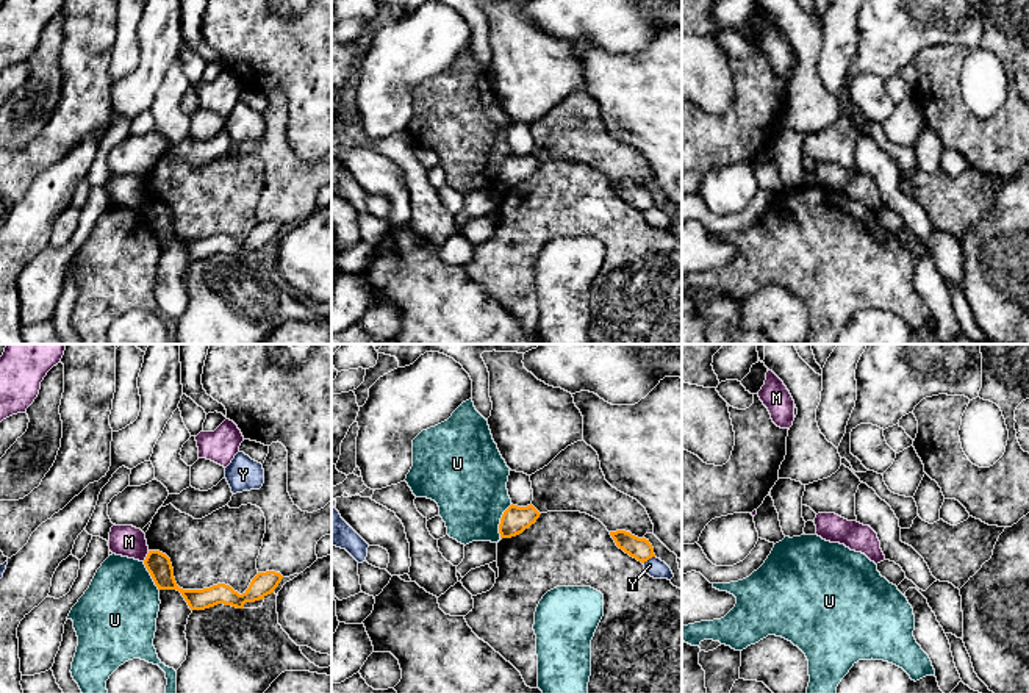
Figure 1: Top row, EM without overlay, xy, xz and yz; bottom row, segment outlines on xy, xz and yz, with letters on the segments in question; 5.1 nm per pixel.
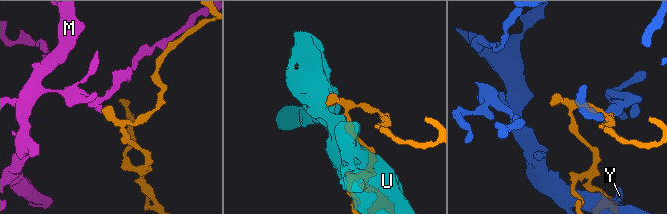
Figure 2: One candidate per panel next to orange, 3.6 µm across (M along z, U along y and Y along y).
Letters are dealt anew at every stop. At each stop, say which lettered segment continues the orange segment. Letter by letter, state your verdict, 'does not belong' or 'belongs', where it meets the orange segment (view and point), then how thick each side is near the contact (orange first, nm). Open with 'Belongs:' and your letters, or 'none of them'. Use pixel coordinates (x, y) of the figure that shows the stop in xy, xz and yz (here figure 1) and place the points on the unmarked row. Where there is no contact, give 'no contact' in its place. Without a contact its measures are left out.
Belongs: none of them
M: does not belong; contact xy (147, 205); calibres 120 and 160 nm
U: does not belong; contact xz (501, 171); calibres 140 and 380 nm
Y: does not belong; contact xz (648, 208); calibres 110 and 100 nm

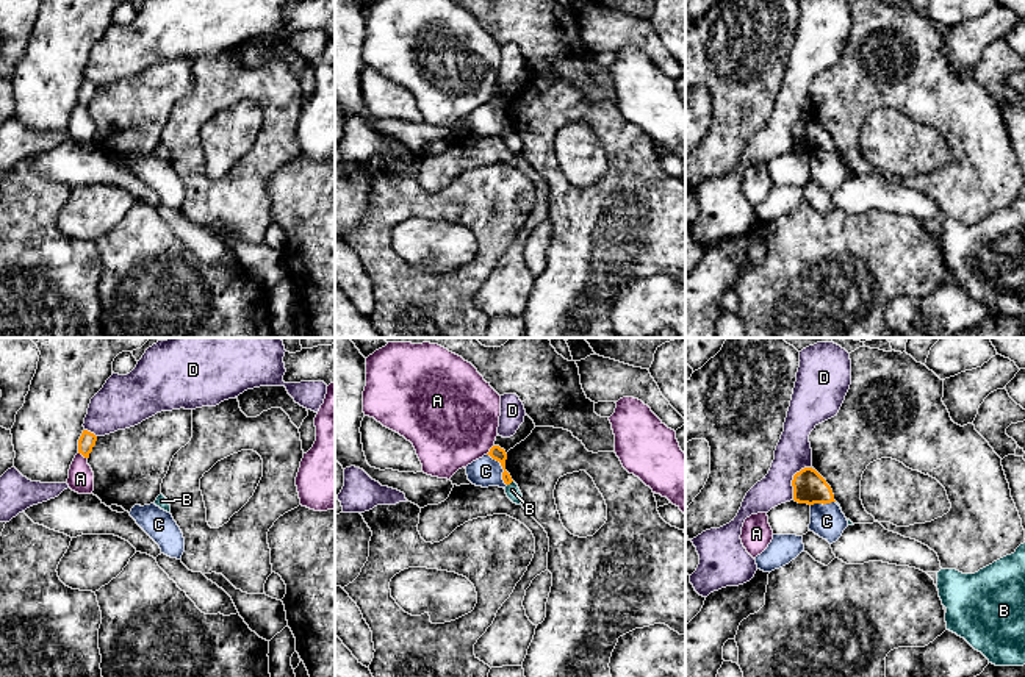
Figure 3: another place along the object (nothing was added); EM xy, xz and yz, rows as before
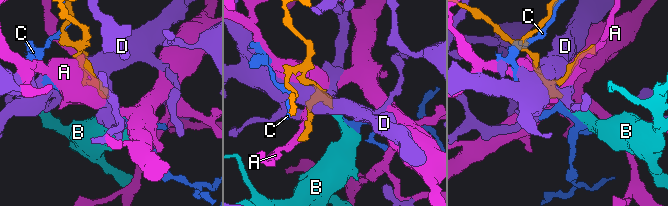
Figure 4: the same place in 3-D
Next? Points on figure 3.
Belongs: B
A: does not belong; contact xz (490, 99); calibres 70 and 480 nm
B: belongs; contact xz (509, 133); calibres 70 and 70 nm
C: does not belong; contact xz (503, 118); calibres 70 and 150 nm
D: does not belong; contact yz (792, 130); calibres 170 and 180 nm

